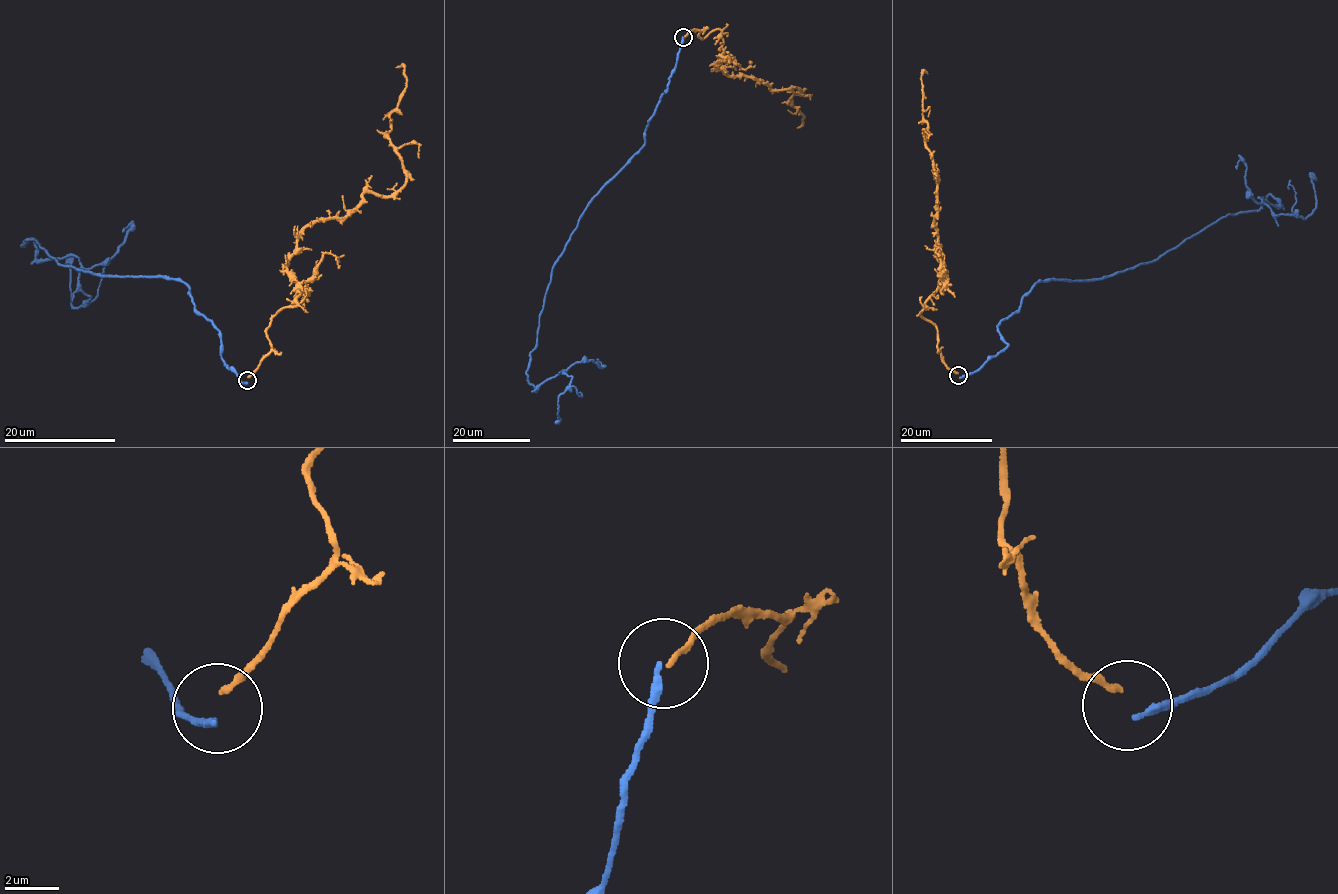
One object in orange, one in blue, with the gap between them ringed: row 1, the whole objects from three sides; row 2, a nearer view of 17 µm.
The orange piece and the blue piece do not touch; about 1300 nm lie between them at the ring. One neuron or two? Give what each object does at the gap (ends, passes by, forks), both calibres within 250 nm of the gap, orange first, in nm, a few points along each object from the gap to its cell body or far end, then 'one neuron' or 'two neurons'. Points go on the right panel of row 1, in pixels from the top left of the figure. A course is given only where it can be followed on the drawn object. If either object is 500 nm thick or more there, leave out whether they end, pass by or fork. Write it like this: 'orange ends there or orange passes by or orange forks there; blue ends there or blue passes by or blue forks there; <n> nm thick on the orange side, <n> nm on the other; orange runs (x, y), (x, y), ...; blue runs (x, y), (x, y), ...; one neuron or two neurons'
orange ends there; blue ends there; 190 nm thick on the orange side, 220 nm on the other; orange runs (958, 373), (921, 314), (943, 276), (938, 175), (922, 109), (928, 73); blue runs (959, 377), (1007, 346), (998, 324), (1033, 284), (1280, 205), (1258, 197), (1308, 216), (1310, 172); two neurons

